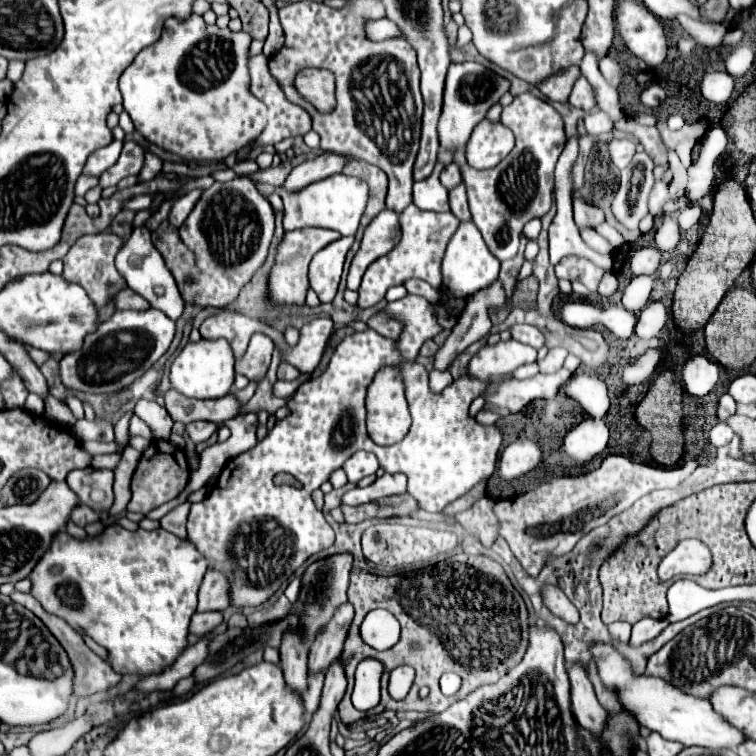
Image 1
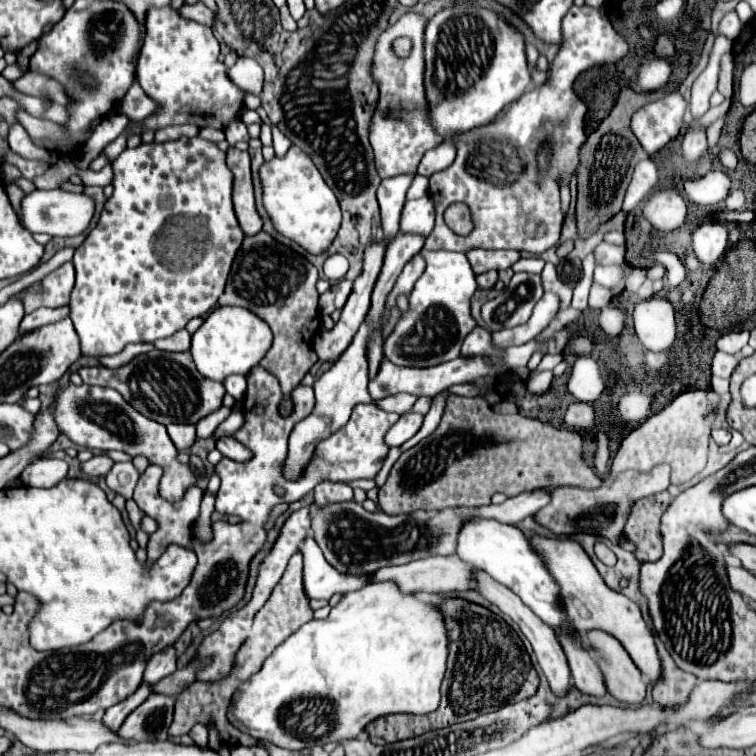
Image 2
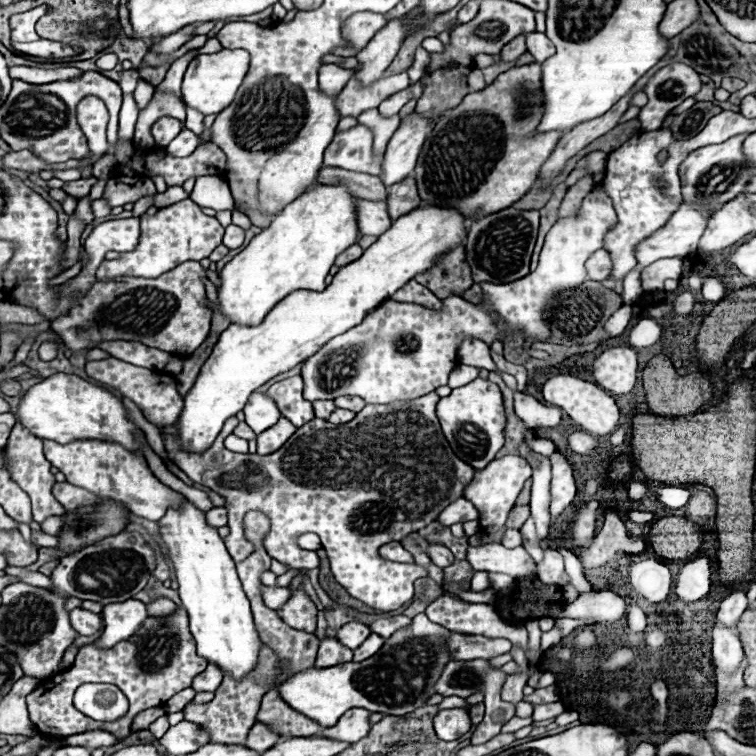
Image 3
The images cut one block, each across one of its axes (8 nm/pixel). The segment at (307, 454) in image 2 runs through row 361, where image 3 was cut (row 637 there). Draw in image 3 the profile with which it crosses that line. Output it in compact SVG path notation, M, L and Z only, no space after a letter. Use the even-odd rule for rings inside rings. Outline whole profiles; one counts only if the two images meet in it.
M348 622L348 624L344 624L344 626L338 630L336 638L338 638L344 646L356 650L370 634L372 634L372 630L370 630L366 624L362 624L362 622Z

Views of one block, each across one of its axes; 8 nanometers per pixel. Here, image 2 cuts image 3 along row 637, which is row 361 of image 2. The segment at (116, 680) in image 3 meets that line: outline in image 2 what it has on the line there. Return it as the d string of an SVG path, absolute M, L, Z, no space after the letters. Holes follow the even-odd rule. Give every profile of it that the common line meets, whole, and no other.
M152 350L148 354L142 354L134 358L130 364L110 370L110 368L96 368L96 366L84 366L78 372L84 380L84 384L90 386L108 386L118 390L126 402L130 402L138 412L144 416L160 422L160 424L196 424L210 412L216 412L222 406L222 398L226 394L224 386L220 382L206 380L198 374L190 352L160 352Z

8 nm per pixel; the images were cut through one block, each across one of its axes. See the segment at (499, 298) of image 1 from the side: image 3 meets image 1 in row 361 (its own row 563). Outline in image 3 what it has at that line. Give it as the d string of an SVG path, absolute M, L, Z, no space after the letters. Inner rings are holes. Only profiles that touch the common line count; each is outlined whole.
M430 544L428 546L428 556L440 568L446 568L446 566L454 564L454 556L452 556L452 552L444 544Z

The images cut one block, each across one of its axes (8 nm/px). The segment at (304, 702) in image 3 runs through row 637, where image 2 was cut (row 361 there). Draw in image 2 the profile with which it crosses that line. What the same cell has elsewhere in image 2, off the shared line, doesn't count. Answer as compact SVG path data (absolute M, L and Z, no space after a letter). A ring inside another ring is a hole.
M422 250L426 270L418 278L410 300L410 310L402 314L394 332L384 342L384 356L398 366L436 366L460 356L462 340L478 322L470 314L472 294L478 290L476 274L464 252Z

